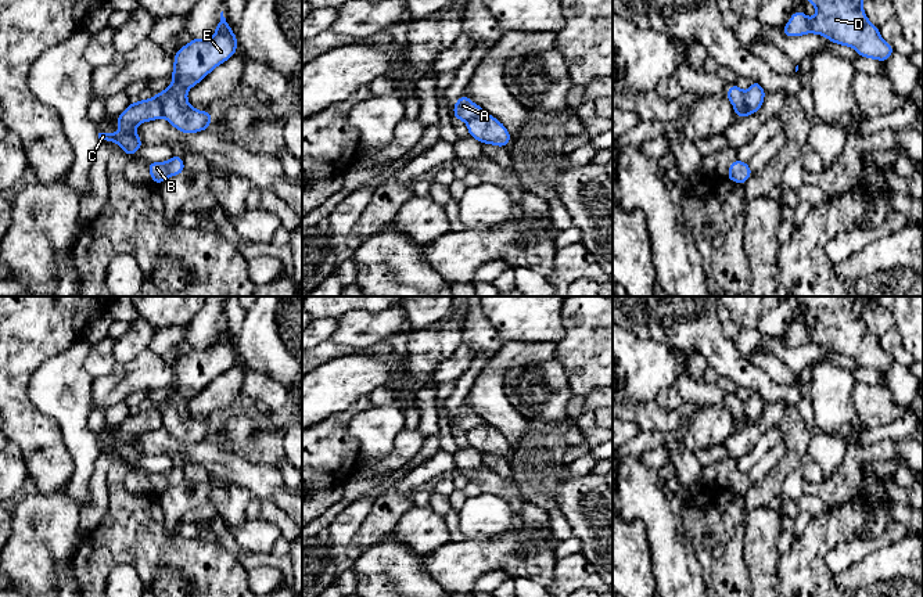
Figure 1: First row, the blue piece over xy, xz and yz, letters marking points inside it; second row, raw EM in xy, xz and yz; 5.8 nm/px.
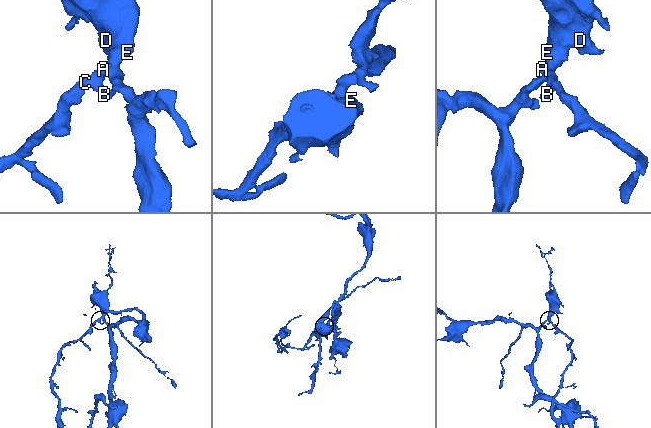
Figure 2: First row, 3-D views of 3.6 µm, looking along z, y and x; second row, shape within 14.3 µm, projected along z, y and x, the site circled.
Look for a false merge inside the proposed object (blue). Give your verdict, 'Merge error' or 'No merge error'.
Merge error

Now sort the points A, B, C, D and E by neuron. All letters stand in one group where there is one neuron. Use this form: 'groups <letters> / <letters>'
groups A B C / D E

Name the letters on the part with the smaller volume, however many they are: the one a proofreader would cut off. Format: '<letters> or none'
A, B, C

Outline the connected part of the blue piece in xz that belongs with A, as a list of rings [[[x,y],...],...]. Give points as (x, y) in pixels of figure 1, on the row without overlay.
[[[463,404],[453,417],[453,425],[456,429],[470,432],[475,427],[484,424],[482,417],[474,414],[466,404]]]

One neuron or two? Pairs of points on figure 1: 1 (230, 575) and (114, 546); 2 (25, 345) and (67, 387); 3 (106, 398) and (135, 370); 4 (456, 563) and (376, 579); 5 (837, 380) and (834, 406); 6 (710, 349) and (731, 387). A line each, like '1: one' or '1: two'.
1: one
2: two
3: one
4: two
5: one
6: two

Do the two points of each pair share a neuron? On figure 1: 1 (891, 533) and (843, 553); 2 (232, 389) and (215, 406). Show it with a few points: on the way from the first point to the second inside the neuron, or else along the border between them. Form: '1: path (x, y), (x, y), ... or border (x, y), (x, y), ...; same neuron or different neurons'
1: path (879, 543), (855, 550); same neuron
2: path (227, 394), (219, 402); same neuron

